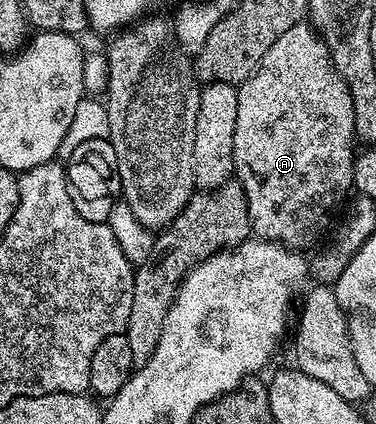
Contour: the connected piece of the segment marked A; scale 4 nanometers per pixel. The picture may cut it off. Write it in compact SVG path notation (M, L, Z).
M301 23L290 27L290 31L278 35L278 39L270 47L270 51L266 52L262 63L242 82L237 88L236 94L238 95L238 123L234 123L234 163L236 164L234 177L246 191L252 232L257 238L274 241L278 245L287 245L289 249L307 250L307 245L314 244L320 236L323 238L333 228L332 216L335 215L336 208L340 204L342 204L341 206L345 204L344 196L348 192L352 193L354 189L352 143L354 144L355 115L348 84L342 79L342 75L338 75L338 71L330 59L330 51L319 33L312 28L311 24Z

